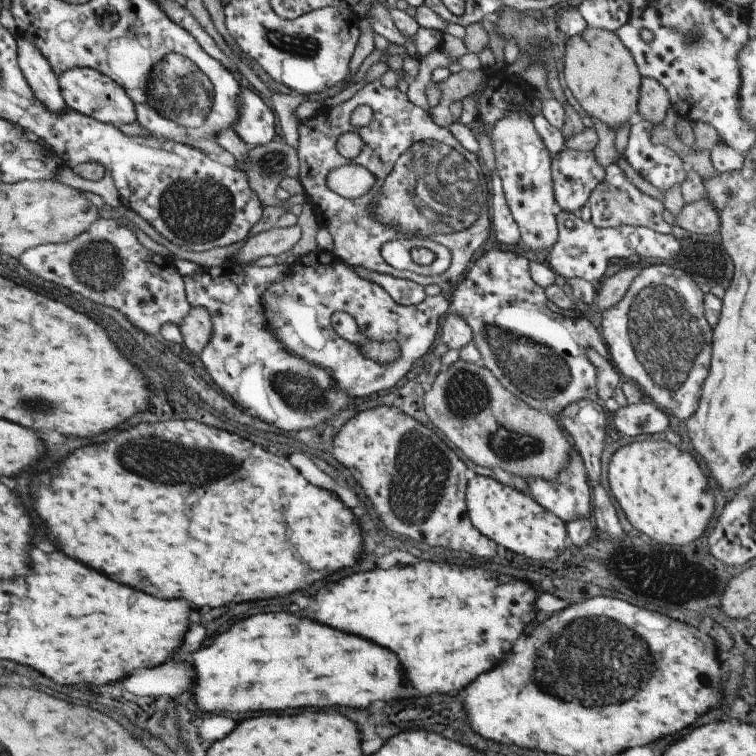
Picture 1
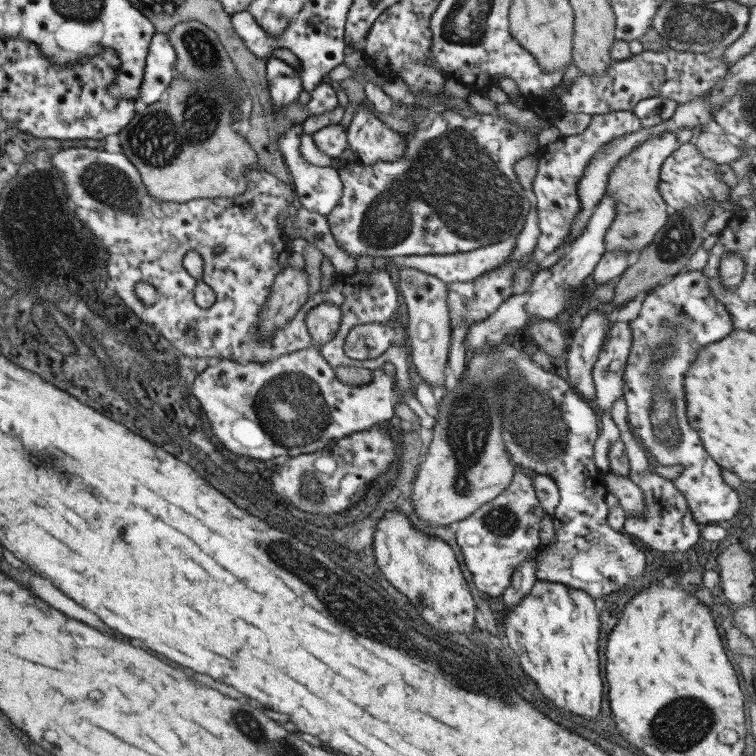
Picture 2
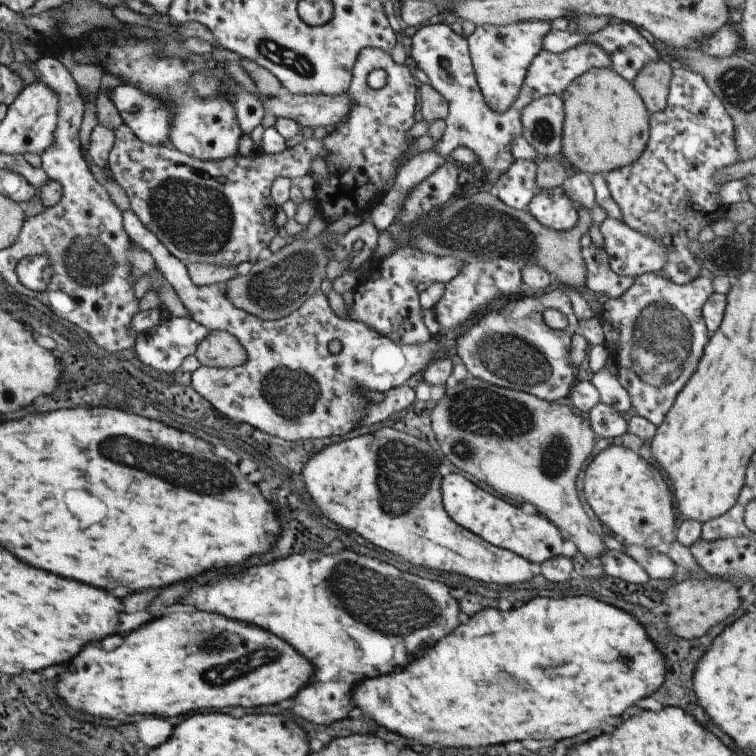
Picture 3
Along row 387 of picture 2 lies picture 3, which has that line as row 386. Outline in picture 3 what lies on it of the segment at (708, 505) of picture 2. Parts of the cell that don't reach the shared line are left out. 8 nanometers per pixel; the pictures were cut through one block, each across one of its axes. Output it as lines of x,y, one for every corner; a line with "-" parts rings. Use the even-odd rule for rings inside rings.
643,274
643,276
633,278
633,284
629,286
625,294
621,294
615,300
607,300
601,306
599,320
601,320
603,334
605,334
603,344
607,346
613,362
617,364
617,380
629,394
635,416
649,420
657,428
665,420
667,412
671,410
677,394
683,390
683,386
689,382
689,378
697,370
701,352
709,340
707,326
703,324
701,308
713,296
711,280
713,278
709,274
701,274
693,282
679,286
671,280
665,280
659,274

